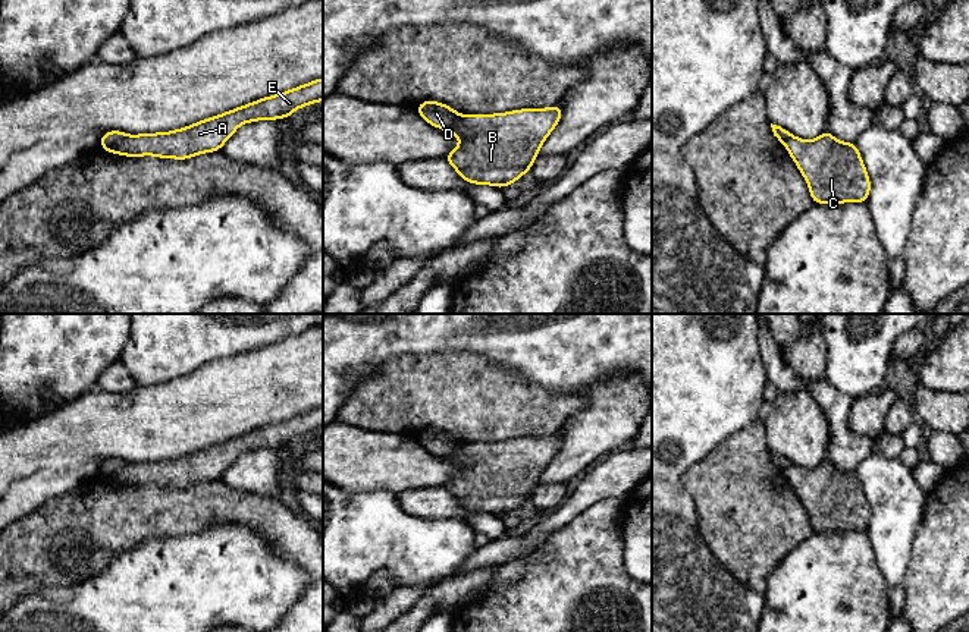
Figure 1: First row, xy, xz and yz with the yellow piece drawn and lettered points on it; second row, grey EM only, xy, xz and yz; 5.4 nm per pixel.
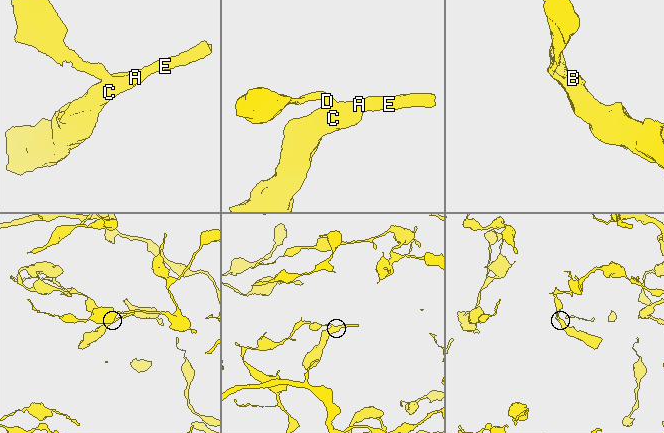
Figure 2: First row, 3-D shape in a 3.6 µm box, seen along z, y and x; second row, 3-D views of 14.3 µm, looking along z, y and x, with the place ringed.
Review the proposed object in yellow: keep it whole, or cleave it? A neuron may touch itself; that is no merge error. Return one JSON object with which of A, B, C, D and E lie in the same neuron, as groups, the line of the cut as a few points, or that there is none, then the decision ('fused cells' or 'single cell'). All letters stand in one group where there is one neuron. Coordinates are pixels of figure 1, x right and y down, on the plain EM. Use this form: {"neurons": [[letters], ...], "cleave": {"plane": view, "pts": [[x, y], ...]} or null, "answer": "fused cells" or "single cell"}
{"neurons": [["A", "B", "C", "E"], ["D"]], "cleave": {"plane": "xy", "pts": [[128, 464], [103, 475]]}, "answer": "fused cells"}

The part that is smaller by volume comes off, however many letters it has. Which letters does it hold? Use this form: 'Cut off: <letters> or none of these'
Cut off: A, B, C, E

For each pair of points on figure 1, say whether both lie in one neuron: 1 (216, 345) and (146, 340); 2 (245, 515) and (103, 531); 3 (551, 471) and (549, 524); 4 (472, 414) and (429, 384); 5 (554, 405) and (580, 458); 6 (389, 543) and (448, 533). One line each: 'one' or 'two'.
1: one
2: one
3: two
4: one
5: two
6: one

